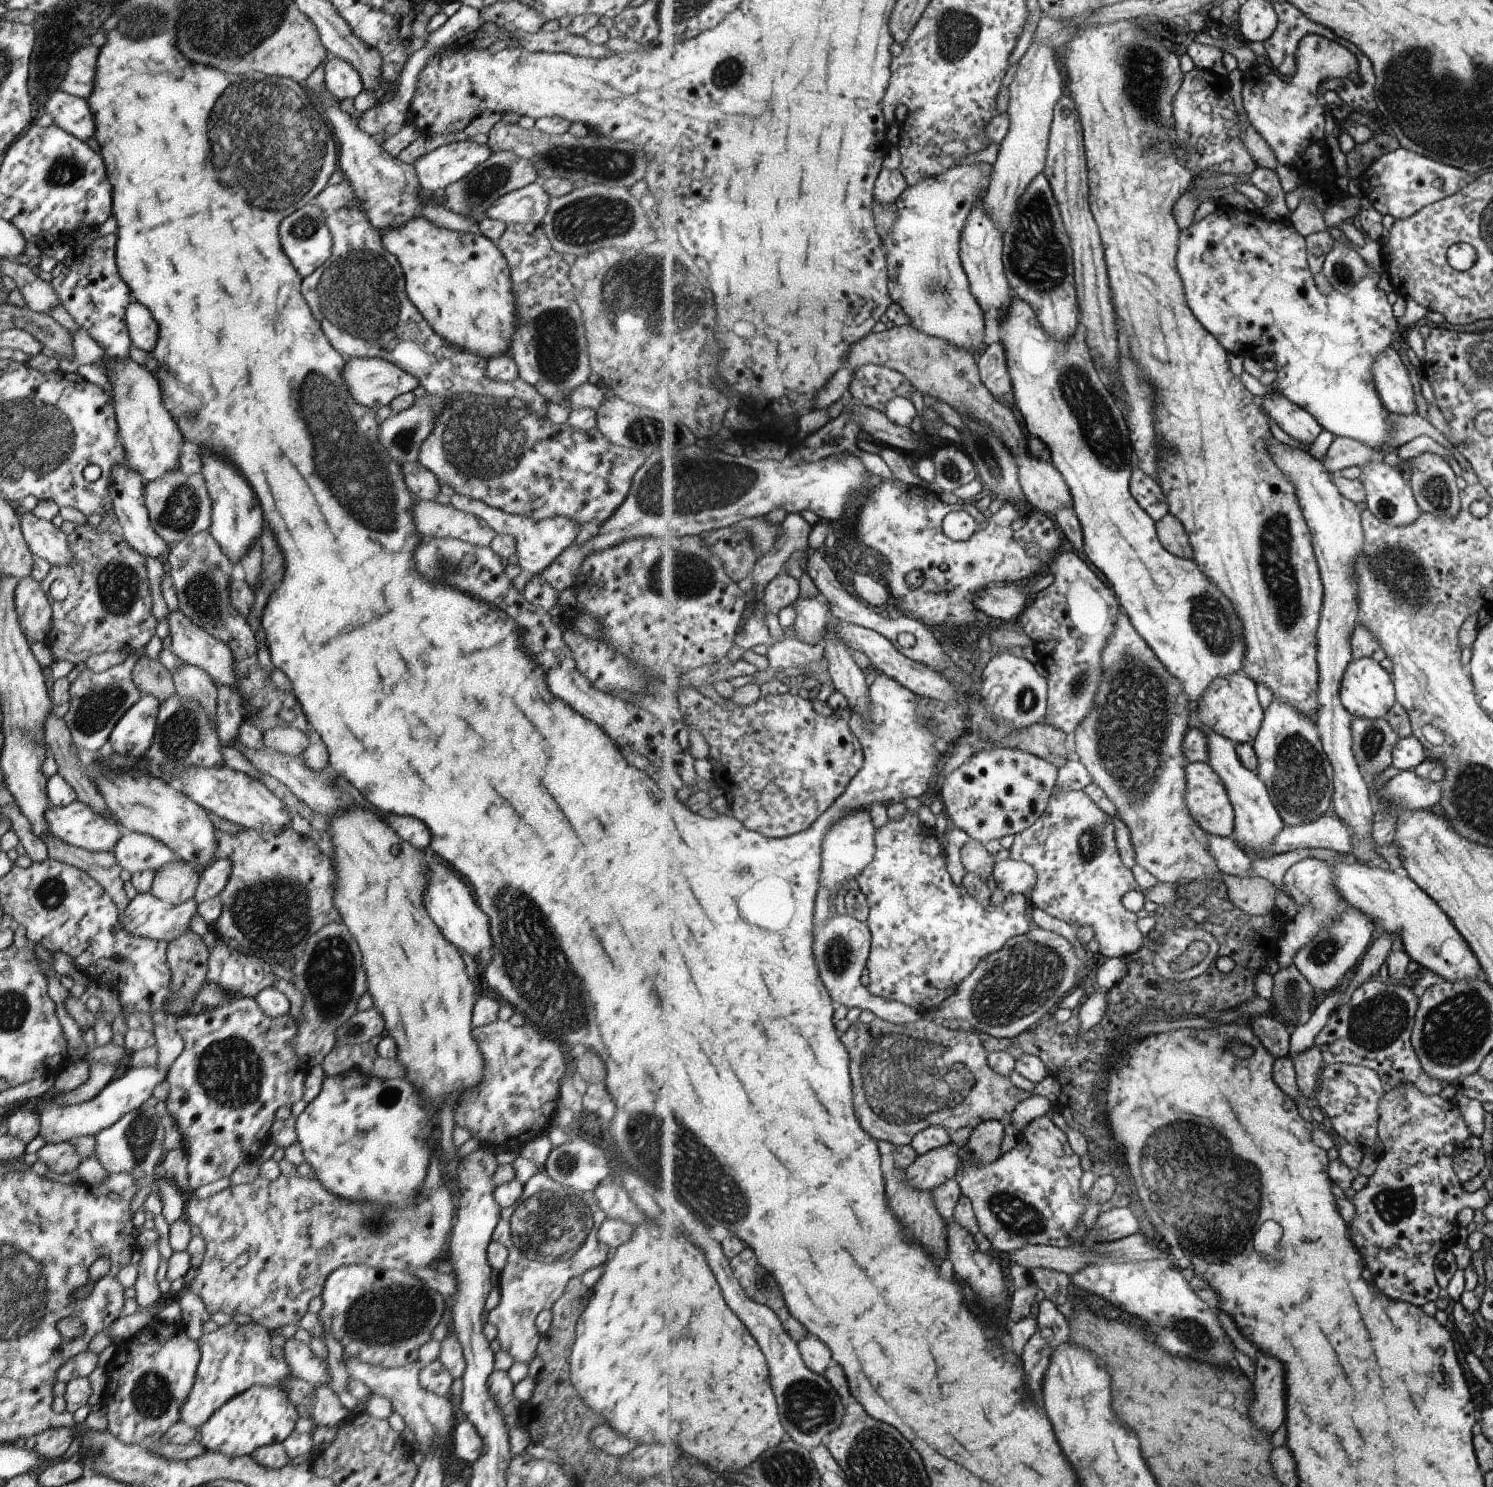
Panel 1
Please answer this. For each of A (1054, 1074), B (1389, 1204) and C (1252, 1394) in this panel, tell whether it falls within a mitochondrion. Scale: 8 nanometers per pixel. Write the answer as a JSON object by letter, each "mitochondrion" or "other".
{"A":"other","B":"mitochondrion","C":"other"}

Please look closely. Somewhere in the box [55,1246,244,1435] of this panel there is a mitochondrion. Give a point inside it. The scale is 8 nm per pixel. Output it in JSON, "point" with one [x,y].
{"point":[151,1395]}

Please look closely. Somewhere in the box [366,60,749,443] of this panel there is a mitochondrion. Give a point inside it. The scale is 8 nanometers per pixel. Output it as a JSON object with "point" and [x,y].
{"point":[661,294]}

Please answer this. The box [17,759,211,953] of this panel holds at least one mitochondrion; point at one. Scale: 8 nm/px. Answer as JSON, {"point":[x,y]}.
{"point":[52,894]}

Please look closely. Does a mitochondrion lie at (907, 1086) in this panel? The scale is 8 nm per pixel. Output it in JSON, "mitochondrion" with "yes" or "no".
{"mitochondrion":"yes"}

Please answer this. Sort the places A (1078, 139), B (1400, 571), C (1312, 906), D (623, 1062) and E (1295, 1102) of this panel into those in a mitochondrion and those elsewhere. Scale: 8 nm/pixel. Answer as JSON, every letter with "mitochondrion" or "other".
{"A":"other","B":"mitochondrion","C":"mitochondrion","D":"other","E":"other"}

